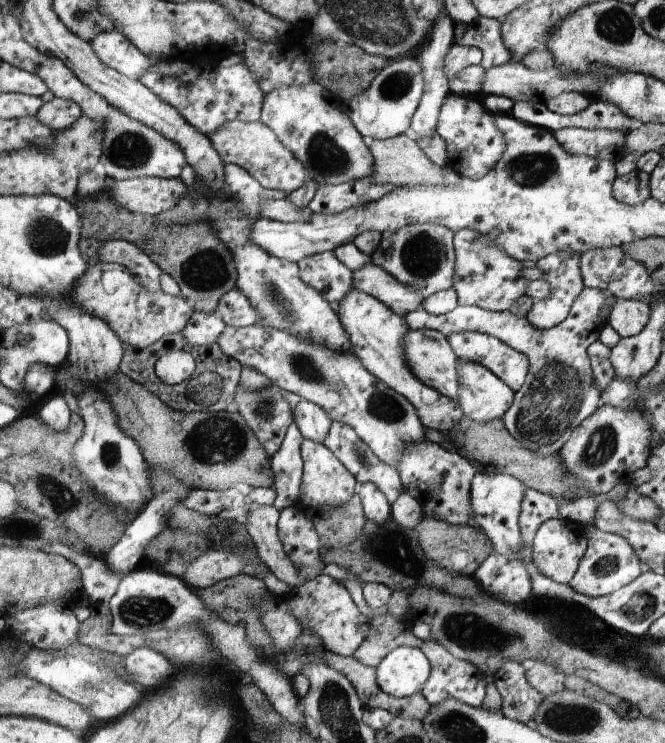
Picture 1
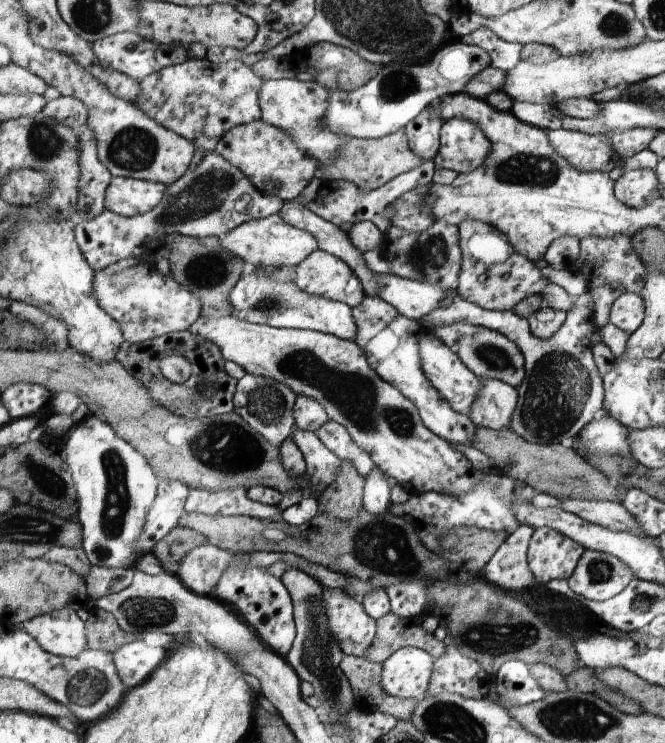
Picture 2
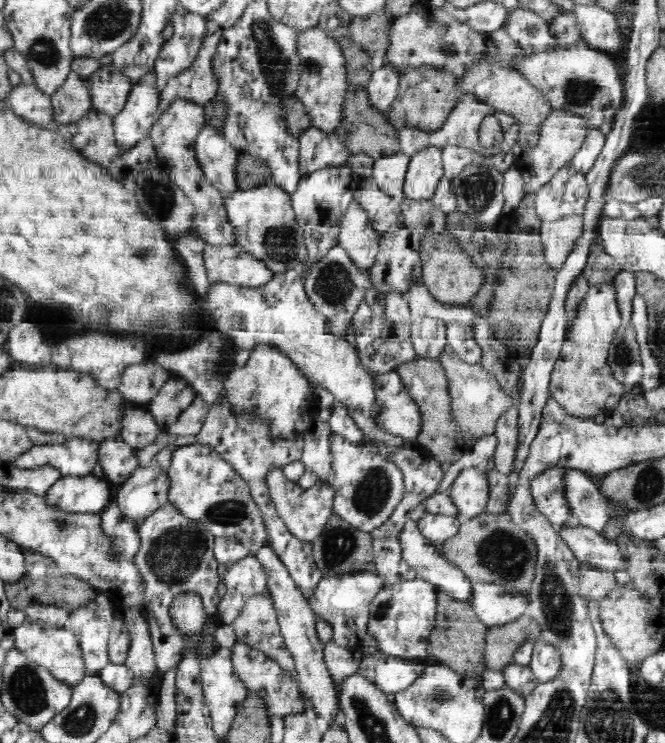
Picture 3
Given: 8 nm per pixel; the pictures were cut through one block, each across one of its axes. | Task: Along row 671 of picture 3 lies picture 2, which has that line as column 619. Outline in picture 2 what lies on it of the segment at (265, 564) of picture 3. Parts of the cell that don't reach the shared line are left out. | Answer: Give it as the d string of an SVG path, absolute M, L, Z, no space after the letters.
M623 292L611 307L610 322L627 334L633 334L646 317L646 302L641 294Z

